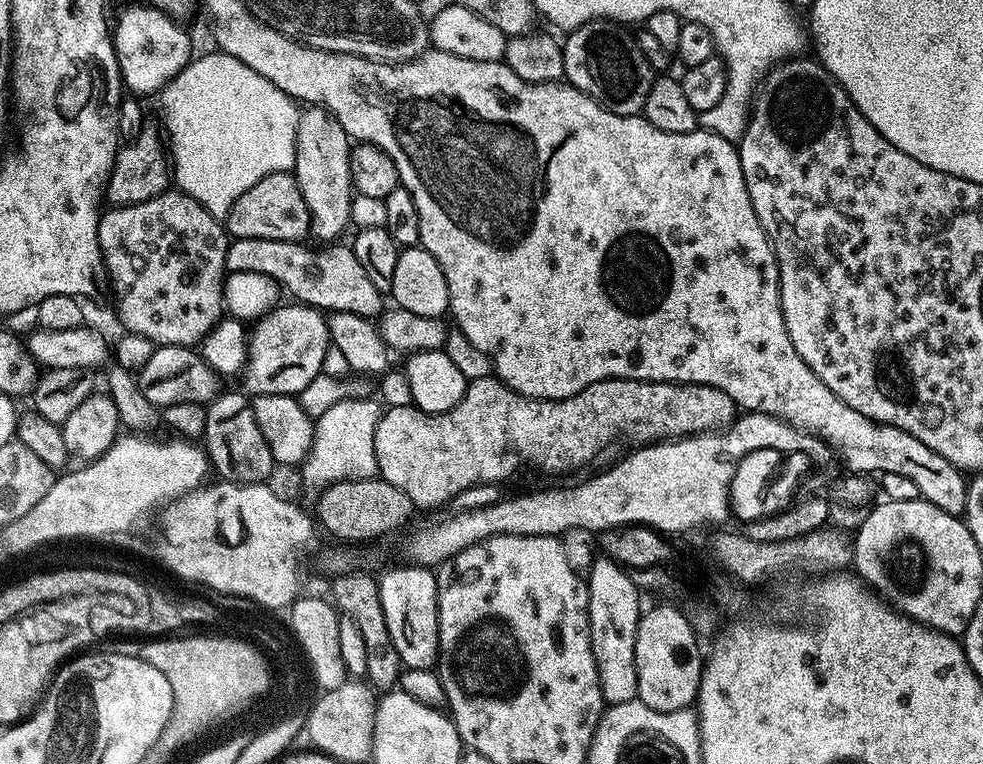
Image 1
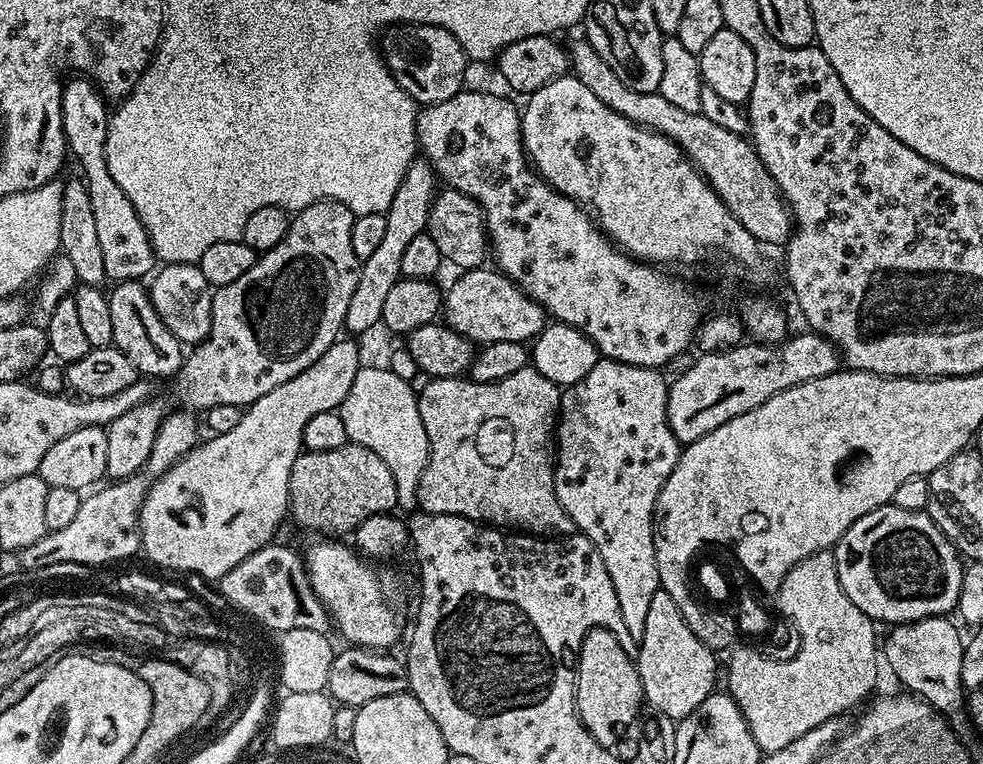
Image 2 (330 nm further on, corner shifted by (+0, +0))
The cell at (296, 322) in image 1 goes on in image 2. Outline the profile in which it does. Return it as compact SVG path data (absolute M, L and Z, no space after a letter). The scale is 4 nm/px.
M423 158L413 159L394 194L394 202L390 202L388 207L386 235L382 238L378 250L374 250L374 254L370 254L370 258L361 263L360 281L354 290L354 298L350 298L350 306L344 319L344 328L352 331L352 334L359 334L382 320L382 305L386 303L386 294L390 294L390 286L394 286L396 281L401 279L400 267L406 245L429 227L428 215L432 209L432 201L438 195L436 184L438 185L438 177L432 171L432 165Z

